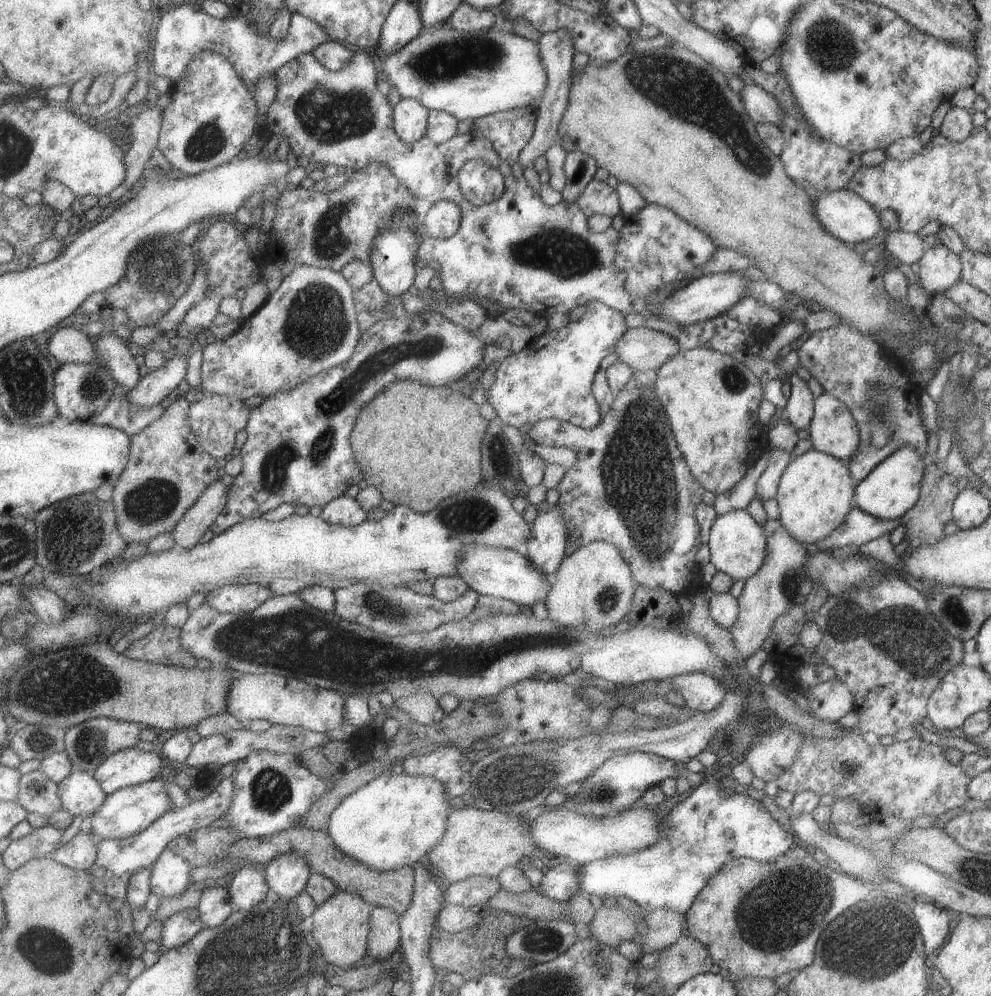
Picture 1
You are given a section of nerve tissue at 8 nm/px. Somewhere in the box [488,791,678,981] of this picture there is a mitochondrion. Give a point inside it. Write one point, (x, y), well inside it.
(545, 942)

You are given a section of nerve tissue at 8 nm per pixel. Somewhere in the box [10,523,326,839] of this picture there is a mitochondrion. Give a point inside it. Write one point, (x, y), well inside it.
(75, 686)

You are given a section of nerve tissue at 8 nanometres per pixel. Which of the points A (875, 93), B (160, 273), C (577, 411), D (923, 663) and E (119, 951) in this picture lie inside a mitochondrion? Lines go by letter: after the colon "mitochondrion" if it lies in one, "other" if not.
A: other
B: mitochondrion
C: other
D: mitochondrion
E: other

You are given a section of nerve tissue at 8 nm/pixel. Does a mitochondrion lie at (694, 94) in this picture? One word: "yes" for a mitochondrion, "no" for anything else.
yes

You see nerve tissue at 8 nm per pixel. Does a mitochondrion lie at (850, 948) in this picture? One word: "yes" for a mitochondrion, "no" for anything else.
yes

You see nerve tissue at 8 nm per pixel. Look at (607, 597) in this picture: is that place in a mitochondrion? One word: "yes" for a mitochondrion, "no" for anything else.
yes

